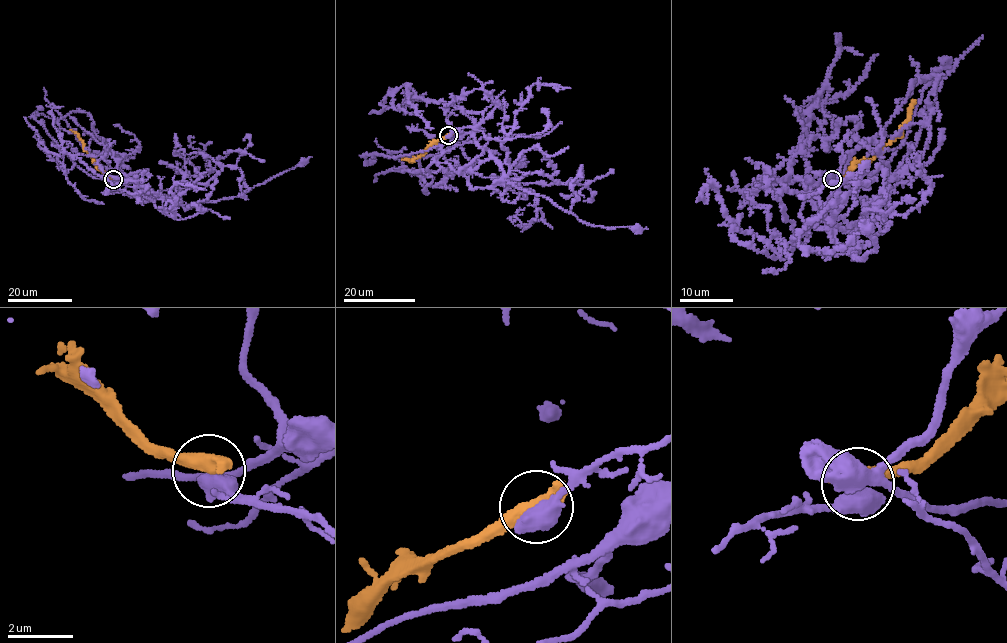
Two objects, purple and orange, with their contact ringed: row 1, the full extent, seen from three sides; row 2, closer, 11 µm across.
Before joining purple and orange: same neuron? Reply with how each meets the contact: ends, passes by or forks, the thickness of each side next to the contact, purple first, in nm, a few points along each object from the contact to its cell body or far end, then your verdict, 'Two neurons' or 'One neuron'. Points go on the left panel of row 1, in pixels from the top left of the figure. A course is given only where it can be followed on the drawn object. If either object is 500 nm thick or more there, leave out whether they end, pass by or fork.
Thickness 700 nm (purple) against 600 nm. Course of purple: (113, 179), (159, 194), (154, 198), (236, 166), (239, 196), (248, 188), (243, 174). Course of orange: (113, 179), (97, 168), (78, 136), (70, 129). Two neurons

